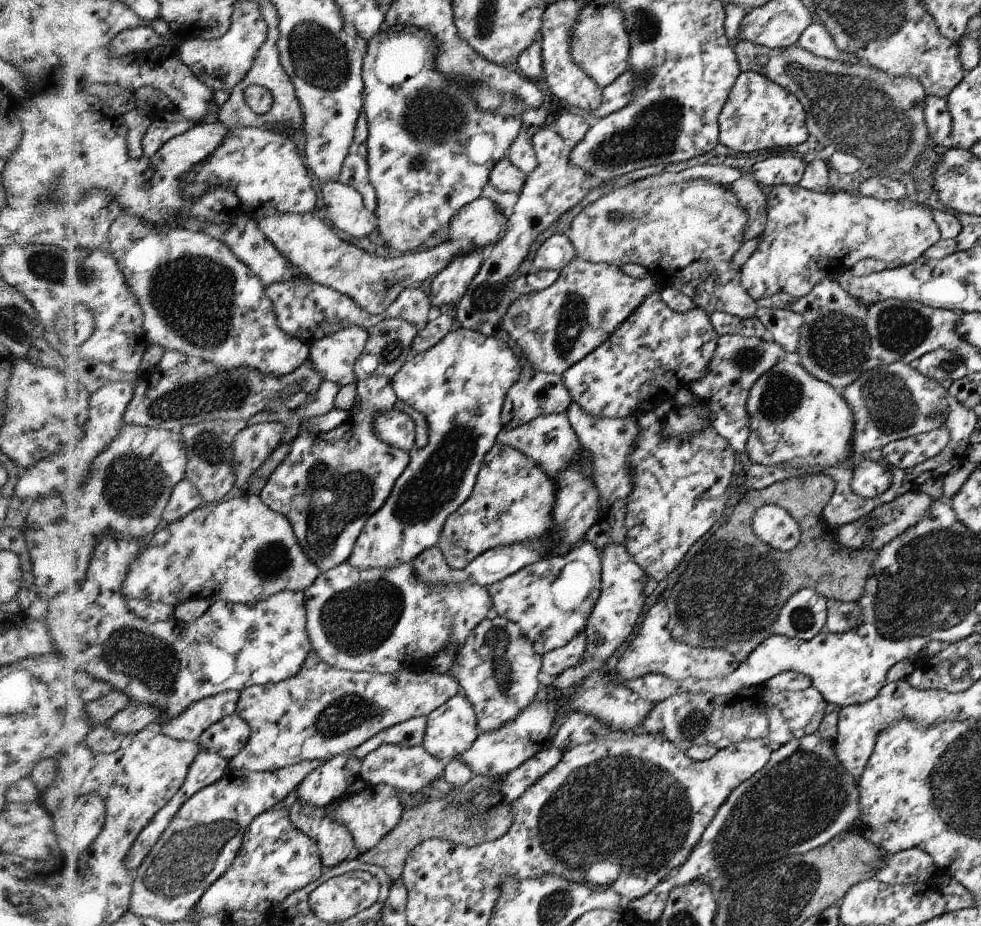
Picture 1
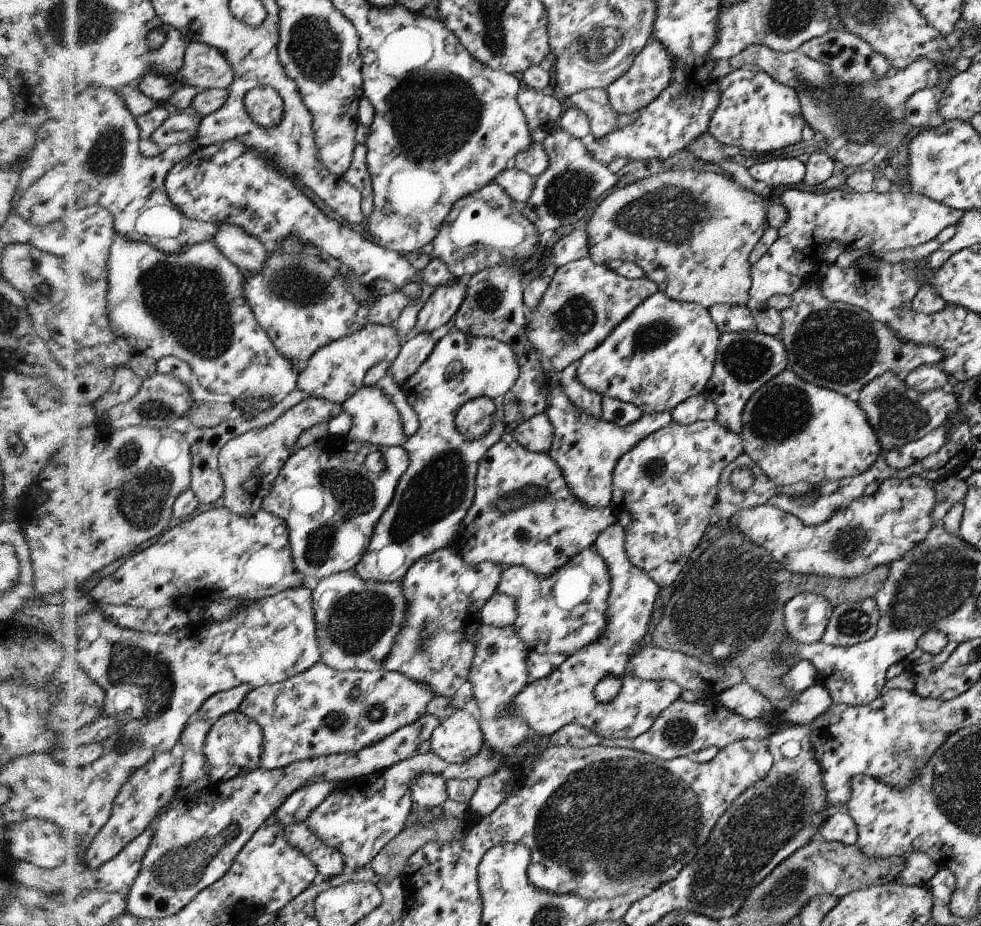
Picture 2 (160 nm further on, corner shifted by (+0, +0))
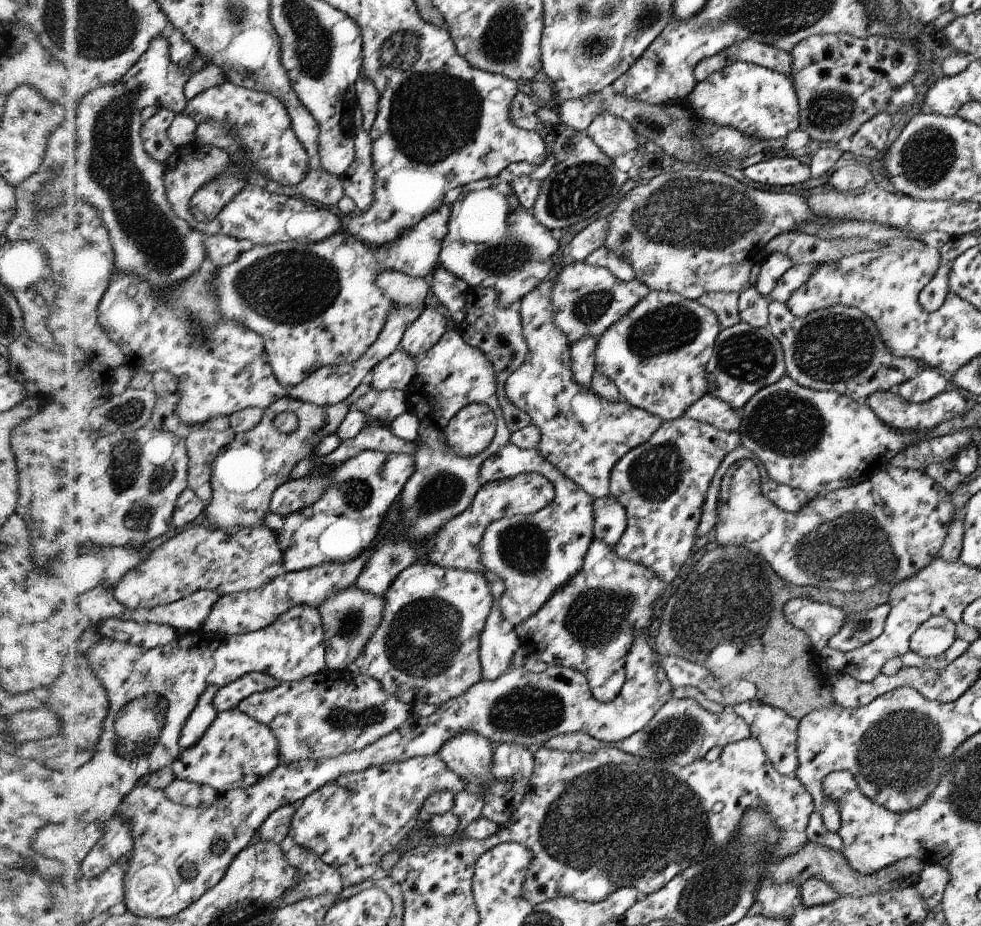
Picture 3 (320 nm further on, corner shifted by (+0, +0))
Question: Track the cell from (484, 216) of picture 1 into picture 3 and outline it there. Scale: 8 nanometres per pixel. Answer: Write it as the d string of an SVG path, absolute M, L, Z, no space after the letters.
M503 175L471 181L461 187L460 196L451 203L448 232L440 250L439 268L461 279L471 288L494 288L499 295L498 309L507 309L515 300L522 300L551 270L557 240L551 236L549 226L542 224L531 211L520 206L511 182Z

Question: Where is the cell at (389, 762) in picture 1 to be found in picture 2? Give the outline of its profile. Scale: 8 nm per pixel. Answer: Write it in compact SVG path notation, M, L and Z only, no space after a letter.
M422 773L410 785L413 802L431 811L438 811L442 802L448 799L445 782L437 775Z

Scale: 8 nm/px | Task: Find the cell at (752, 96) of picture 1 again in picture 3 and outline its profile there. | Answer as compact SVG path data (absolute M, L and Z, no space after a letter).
M735 61L711 74L704 81L696 82L686 102L693 106L693 113L699 120L715 123L717 126L735 127L744 135L754 136L755 140L782 139L799 126L799 99L791 78L767 67Z

